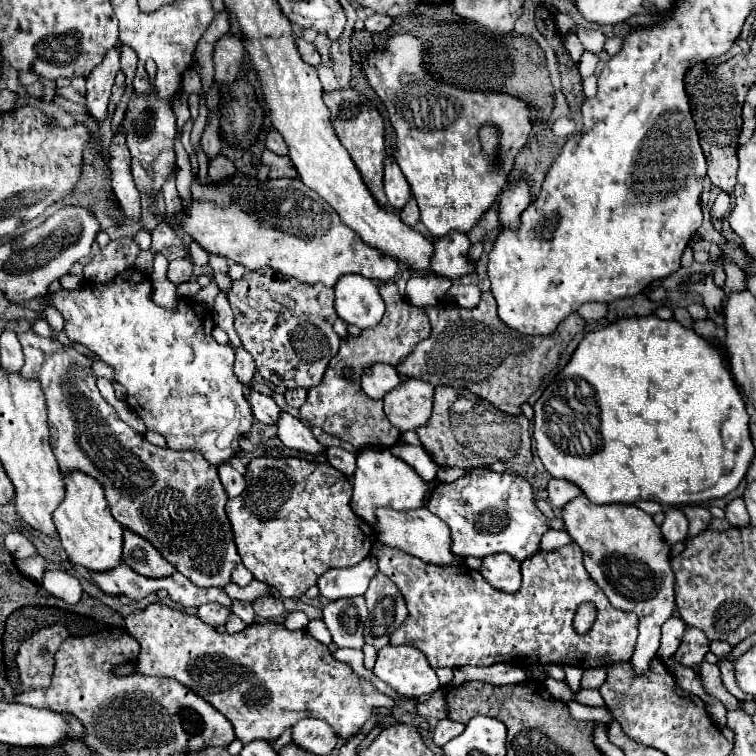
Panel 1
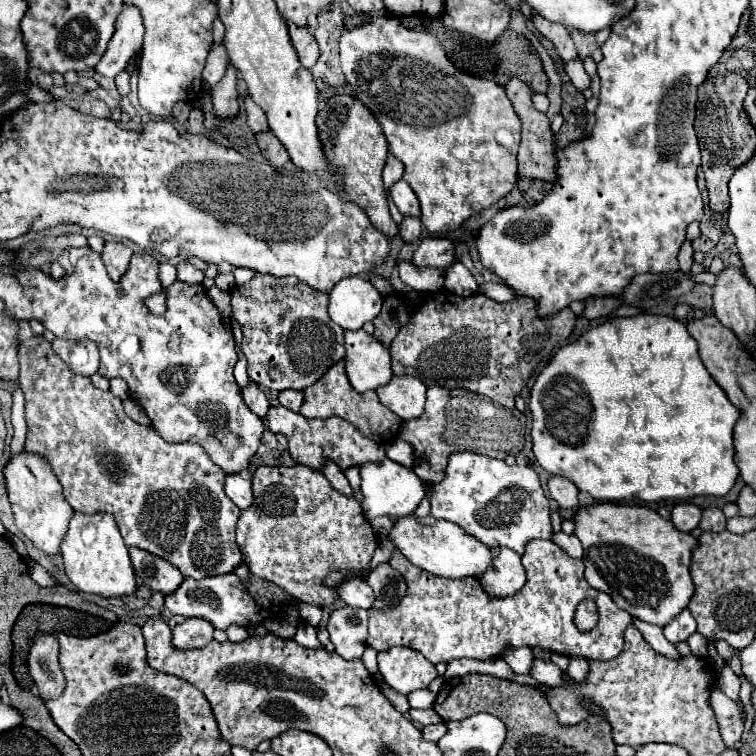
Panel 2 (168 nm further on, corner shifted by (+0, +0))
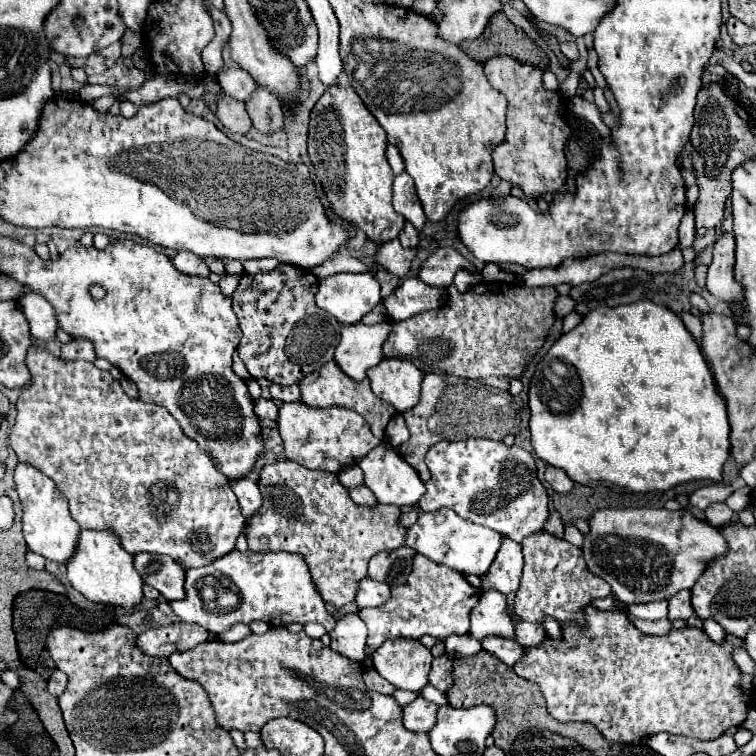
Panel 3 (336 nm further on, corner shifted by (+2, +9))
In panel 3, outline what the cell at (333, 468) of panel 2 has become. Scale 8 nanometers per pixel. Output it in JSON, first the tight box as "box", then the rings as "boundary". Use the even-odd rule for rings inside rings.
{"box":[349,485,377,507],"boundary":[[[361,485],[361,487],[357,487],[357,489],[349,489],[349,495],[351,495],[351,499],[357,503],[357,505],[361,505],[361,507],[375,507],[377,505],[377,499],[375,499],[375,495],[365,487],[365,485]]]}

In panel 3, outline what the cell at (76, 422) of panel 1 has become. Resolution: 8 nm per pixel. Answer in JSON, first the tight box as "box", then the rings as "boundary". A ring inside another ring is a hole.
{"box":[9,345,243,571],"boundary":[[[33,345],[29,349],[27,355],[27,367],[31,371],[31,385],[21,393],[19,401],[17,401],[17,419],[15,425],[11,429],[9,441],[13,451],[17,453],[21,463],[29,463],[33,467],[37,467],[41,473],[45,473],[47,477],[51,477],[57,485],[57,489],[67,497],[69,501],[69,511],[71,517],[77,521],[77,525],[81,529],[97,529],[97,531],[111,531],[119,537],[121,547],[131,553],[161,553],[161,555],[169,555],[173,557],[185,571],[193,569],[193,567],[201,567],[201,565],[209,565],[213,563],[213,559],[219,559],[221,555],[227,555],[229,551],[235,549],[235,541],[237,541],[237,533],[241,533],[243,527],[243,519],[241,519],[241,509],[237,507],[237,497],[231,491],[229,481],[215,469],[213,459],[209,459],[207,455],[203,455],[201,449],[197,449],[197,445],[181,431],[179,423],[171,417],[171,413],[155,403],[143,403],[139,399],[131,399],[119,385],[117,379],[111,377],[109,371],[101,371],[97,369],[93,363],[87,361],[63,361],[59,357],[53,357],[43,345]]]}

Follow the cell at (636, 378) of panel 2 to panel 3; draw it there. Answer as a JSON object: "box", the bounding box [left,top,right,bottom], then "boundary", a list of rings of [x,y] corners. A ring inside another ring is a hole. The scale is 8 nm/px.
{"box":[529,299,729,493],"boundary":[[[647,299],[621,307],[597,307],[597,311],[589,311],[589,315],[585,315],[583,321],[573,331],[563,333],[537,365],[537,371],[529,387],[529,409],[531,409],[531,421],[529,421],[531,445],[537,457],[553,467],[563,469],[571,481],[581,485],[591,485],[591,487],[605,485],[618,491],[620,489],[629,493],[649,493],[649,491],[665,491],[687,481],[699,481],[699,479],[721,481],[721,469],[729,457],[727,405],[725,399],[715,389],[713,375],[709,371],[709,365],[705,363],[705,357],[701,355],[699,345],[695,343],[693,335],[685,329],[677,313]]]}

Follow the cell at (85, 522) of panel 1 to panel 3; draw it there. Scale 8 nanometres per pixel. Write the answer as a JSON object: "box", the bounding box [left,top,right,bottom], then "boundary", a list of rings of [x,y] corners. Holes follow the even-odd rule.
{"box":[67,531,143,609],"boundary":[[[81,531],[79,549],[67,563],[67,579],[91,603],[131,609],[143,599],[143,579],[133,567],[133,557],[121,551],[117,537],[109,531]]]}

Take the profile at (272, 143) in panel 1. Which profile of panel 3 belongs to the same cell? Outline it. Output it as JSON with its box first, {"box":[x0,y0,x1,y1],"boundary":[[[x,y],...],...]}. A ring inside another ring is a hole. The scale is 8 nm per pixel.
{"box":[217,67,255,101],"boundary":[[[241,67],[219,71],[217,81],[219,81],[223,93],[231,95],[233,99],[241,99],[241,101],[245,101],[249,97],[249,91],[253,91],[253,87],[255,87],[251,75],[247,71],[243,71]]]}

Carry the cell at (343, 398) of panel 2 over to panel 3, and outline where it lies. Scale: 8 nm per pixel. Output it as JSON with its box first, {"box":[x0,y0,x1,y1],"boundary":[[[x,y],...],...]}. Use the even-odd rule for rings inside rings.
{"box":[299,361,395,439],"boundary":[[[333,361],[325,363],[325,367],[321,367],[319,371],[307,375],[305,379],[301,379],[299,387],[301,387],[301,401],[305,405],[309,405],[309,407],[333,407],[333,405],[341,405],[341,407],[355,409],[359,415],[363,415],[363,419],[369,423],[373,435],[379,437],[379,439],[385,437],[385,427],[387,427],[389,419],[395,415],[395,409],[393,409],[391,403],[381,401],[381,399],[377,399],[373,395],[367,379],[365,381],[353,381],[353,379],[349,379],[337,367],[337,363],[333,363]]]}

